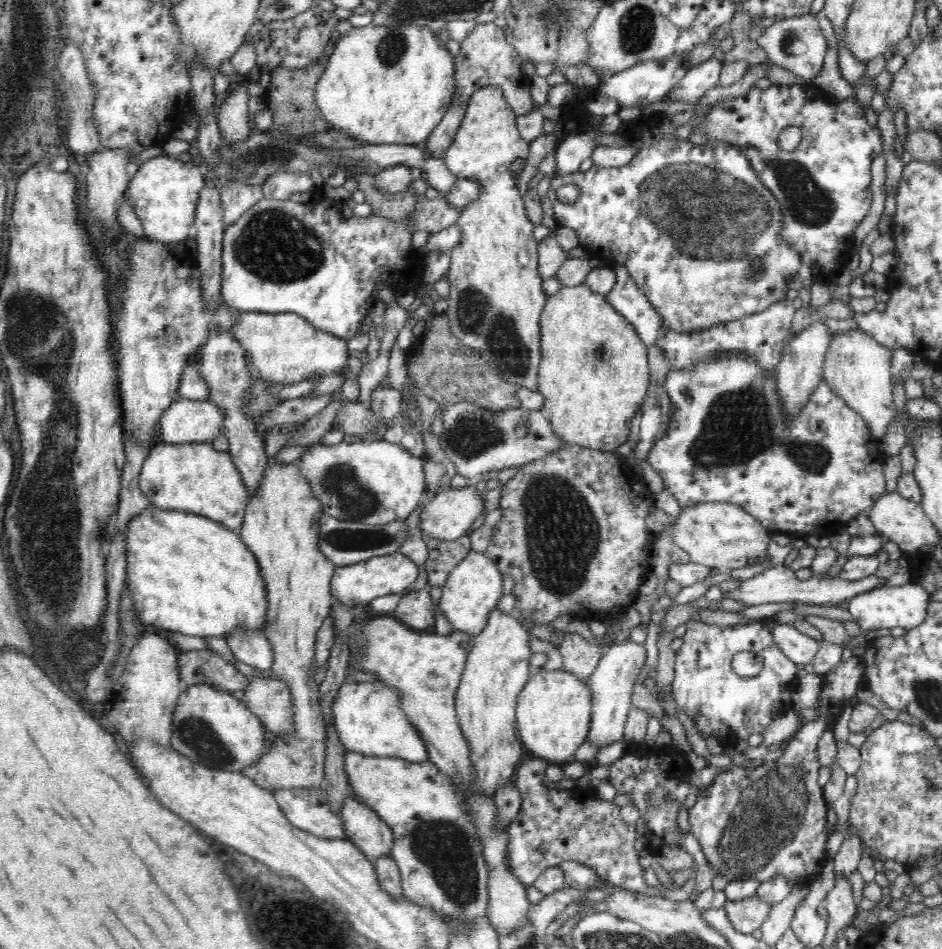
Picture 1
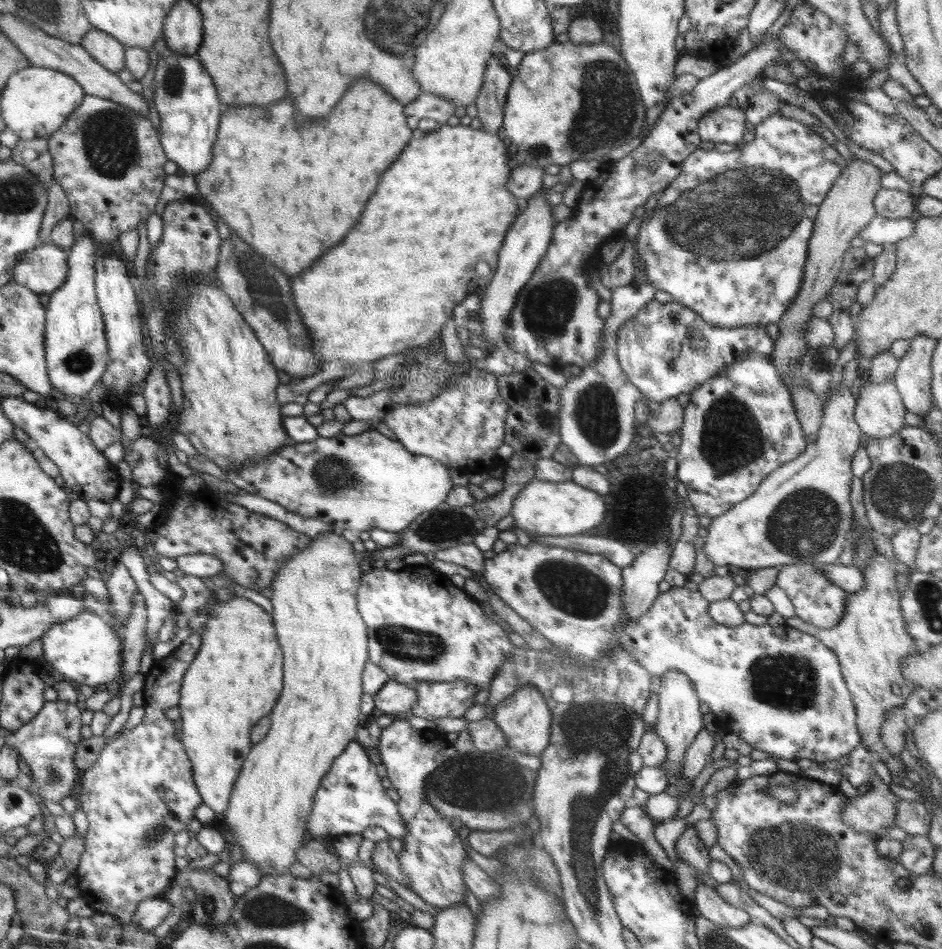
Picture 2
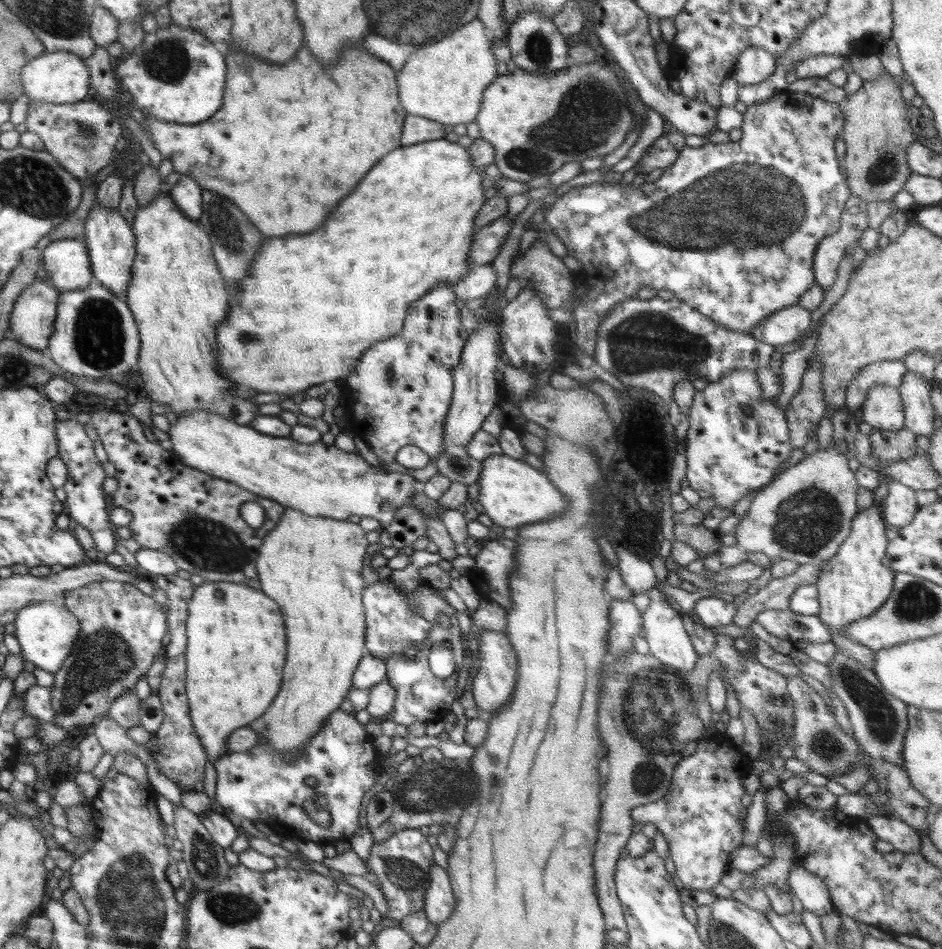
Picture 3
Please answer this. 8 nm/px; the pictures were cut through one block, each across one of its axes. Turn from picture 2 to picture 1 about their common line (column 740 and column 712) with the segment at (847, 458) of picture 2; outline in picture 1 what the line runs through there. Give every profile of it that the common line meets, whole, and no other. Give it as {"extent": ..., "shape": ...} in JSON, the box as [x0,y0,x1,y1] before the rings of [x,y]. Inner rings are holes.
{"extent":[671,502,772,571],"shape":[[[703,502],[681,509],[671,528],[672,542],[689,554],[690,562],[722,571],[758,564],[768,558],[768,542],[772,533],[743,508],[728,502]]]}

